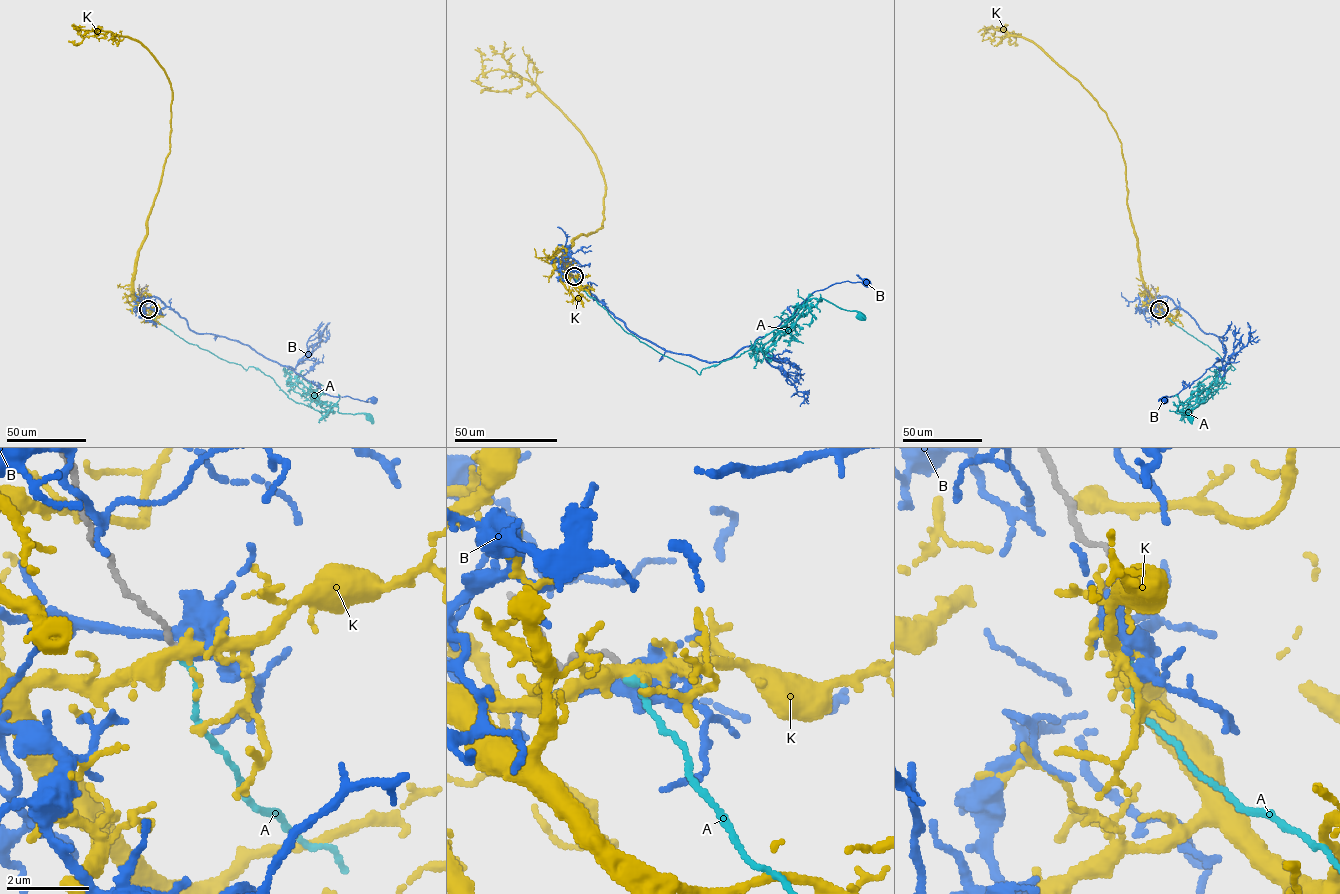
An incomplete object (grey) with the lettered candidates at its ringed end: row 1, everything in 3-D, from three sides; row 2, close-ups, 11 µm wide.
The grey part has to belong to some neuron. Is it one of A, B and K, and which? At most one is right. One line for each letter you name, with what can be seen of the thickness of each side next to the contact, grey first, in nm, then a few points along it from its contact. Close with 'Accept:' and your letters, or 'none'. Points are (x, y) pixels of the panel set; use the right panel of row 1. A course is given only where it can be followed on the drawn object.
A: calibres 110 and 190 nm; course (1160, 309), (1235, 369), (1228, 368), (1216, 393), (1185, 415), (1176, 406), (1177, 413), (1191, 417)
Accept: A

